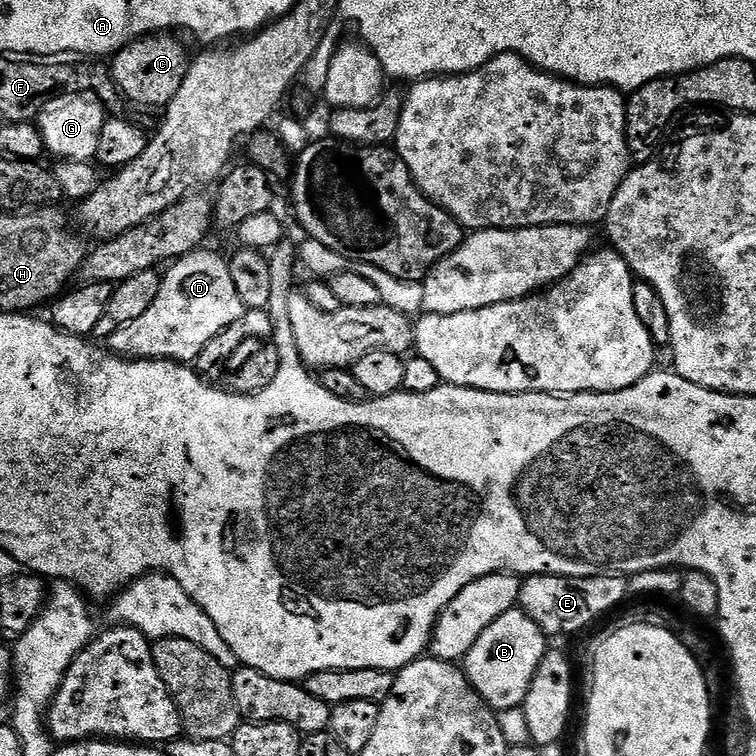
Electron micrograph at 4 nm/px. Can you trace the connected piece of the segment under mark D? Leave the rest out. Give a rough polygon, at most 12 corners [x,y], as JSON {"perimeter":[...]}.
{"perimeter":[[194,251],[154,306],[108,337],[115,355],[196,362],[244,316],[228,260]]}

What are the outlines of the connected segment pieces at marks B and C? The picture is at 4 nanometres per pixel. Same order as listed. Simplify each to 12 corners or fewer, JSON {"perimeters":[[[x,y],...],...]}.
{"perimeters":[[[519,607],[462,661],[497,713],[519,708],[544,657],[544,631]],[[176,34],[142,36],[111,57],[129,105],[163,110],[190,63]]]}

